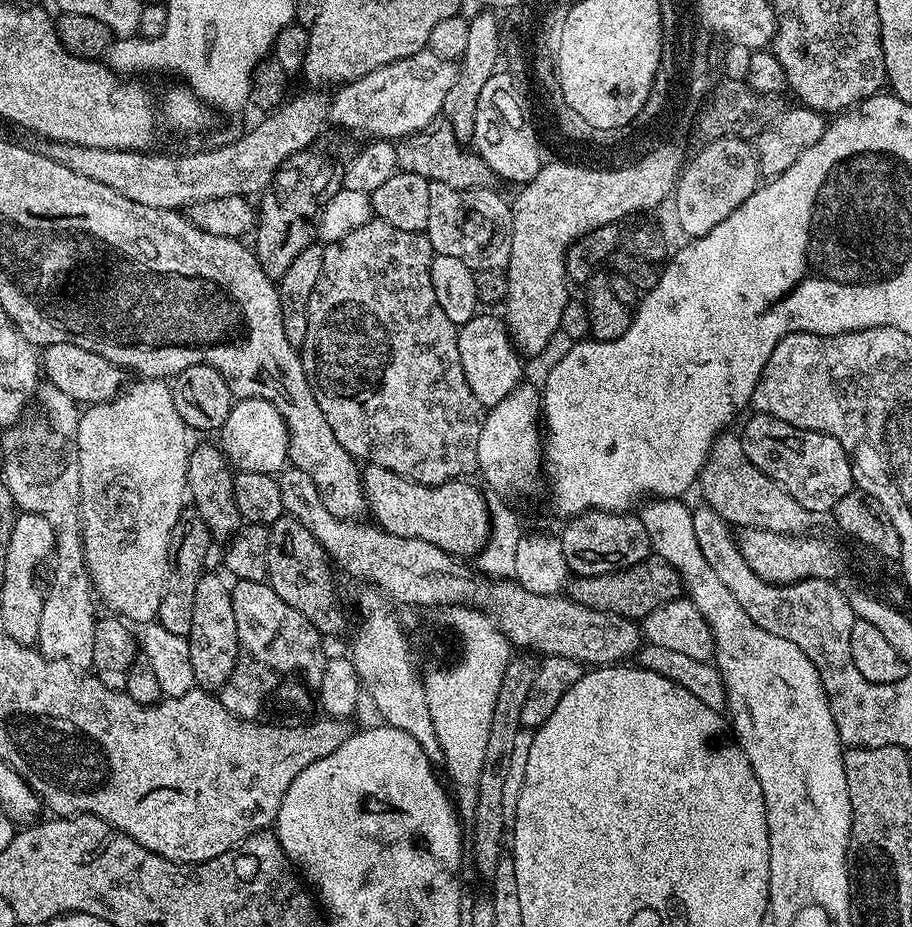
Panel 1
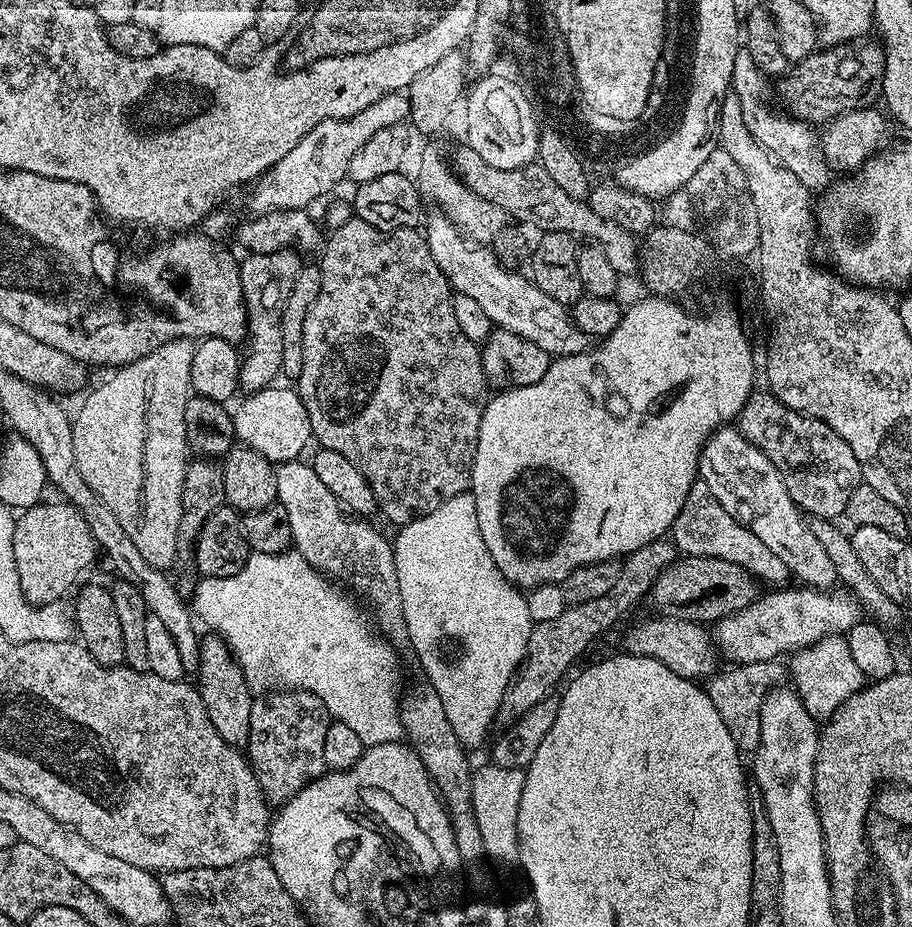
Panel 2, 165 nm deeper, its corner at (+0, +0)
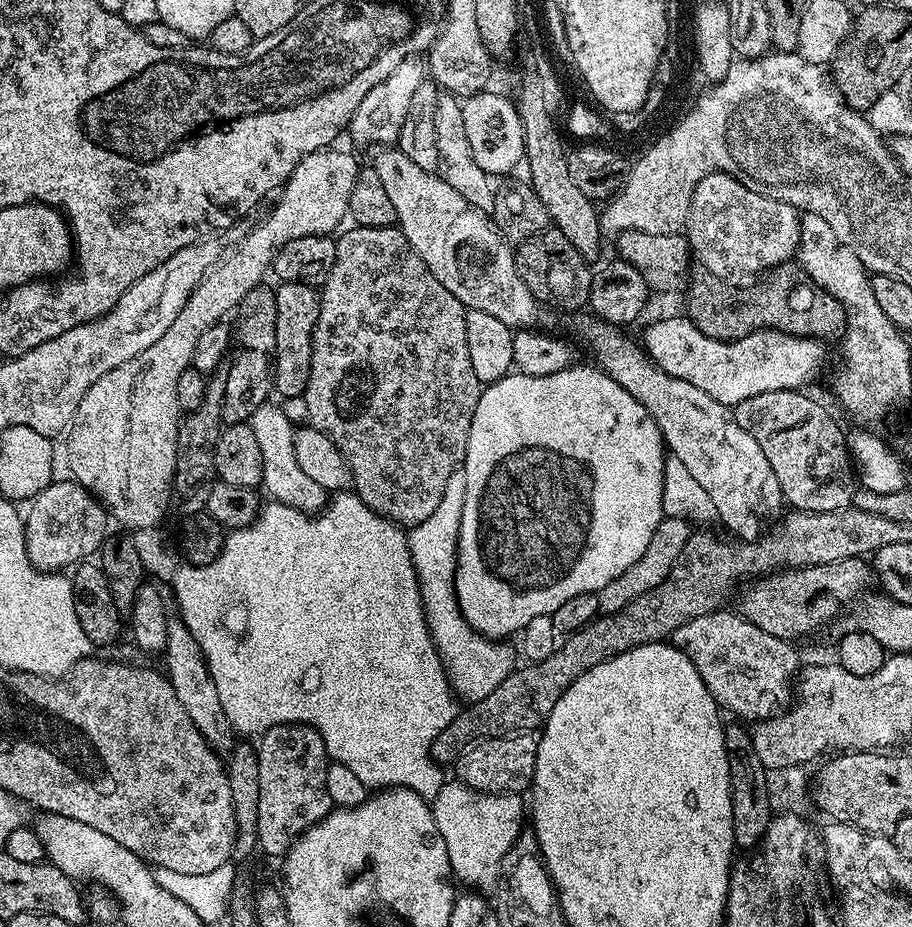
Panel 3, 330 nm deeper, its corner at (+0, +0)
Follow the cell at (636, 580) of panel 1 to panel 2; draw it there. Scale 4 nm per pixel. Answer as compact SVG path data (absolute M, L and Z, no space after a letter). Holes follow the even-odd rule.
M681 555L656 579L650 593L650 601L657 608L660 616L673 616L676 620L694 620L697 622L715 622L750 606L758 599L758 581L742 566L726 562L713 556Z

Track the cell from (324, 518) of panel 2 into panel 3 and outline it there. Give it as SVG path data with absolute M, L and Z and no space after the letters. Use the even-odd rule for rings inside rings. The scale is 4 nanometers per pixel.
M265 402L254 410L250 421L254 430L254 439L262 453L262 488L268 491L273 501L297 508L299 512L315 514L328 503L330 493L318 482L314 482L298 466L298 458L294 458L294 423L286 416L279 403Z

